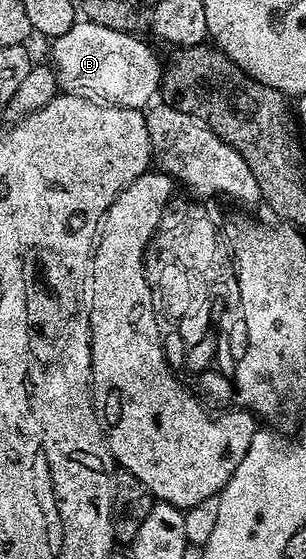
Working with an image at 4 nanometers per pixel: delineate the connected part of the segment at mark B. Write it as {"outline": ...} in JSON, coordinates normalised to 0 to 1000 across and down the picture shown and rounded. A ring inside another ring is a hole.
{"outline":[[[275,34],[242,36],[235,48],[206,55],[206,63],[170,68],[167,73],[167,81],[173,81],[167,122],[186,138],[190,161],[288,181],[324,181],[337,188],[386,188],[395,195],[471,197],[516,172],[533,109],[500,97],[480,75],[458,73],[428,61],[431,57],[363,48],[324,48],[324,41],[297,41]]]}

